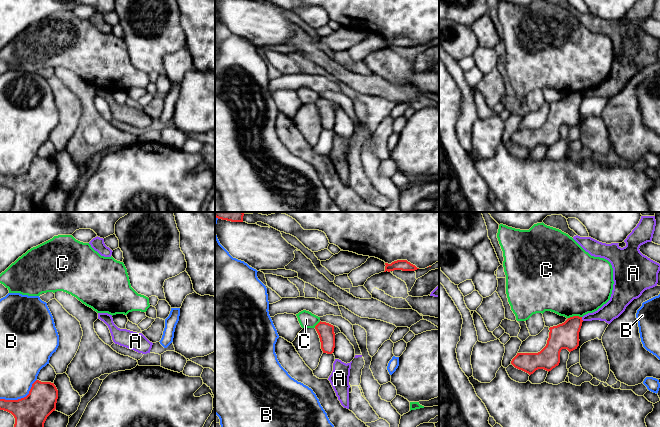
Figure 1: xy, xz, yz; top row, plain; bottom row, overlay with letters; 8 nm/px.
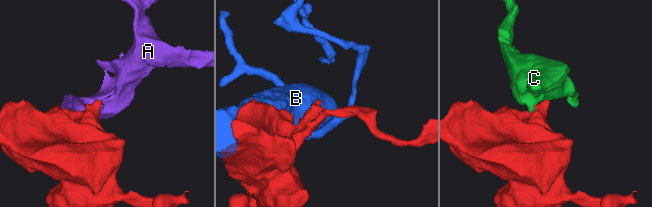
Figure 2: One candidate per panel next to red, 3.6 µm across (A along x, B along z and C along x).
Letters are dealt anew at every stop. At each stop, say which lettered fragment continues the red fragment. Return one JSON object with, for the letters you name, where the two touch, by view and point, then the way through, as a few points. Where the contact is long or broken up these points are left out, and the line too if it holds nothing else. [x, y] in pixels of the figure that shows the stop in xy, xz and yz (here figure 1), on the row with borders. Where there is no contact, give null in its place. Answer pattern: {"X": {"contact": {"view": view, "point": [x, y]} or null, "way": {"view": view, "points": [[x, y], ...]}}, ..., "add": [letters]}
{"add": []}

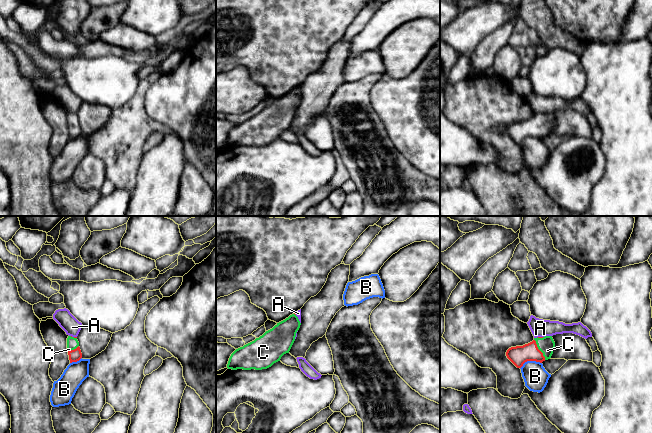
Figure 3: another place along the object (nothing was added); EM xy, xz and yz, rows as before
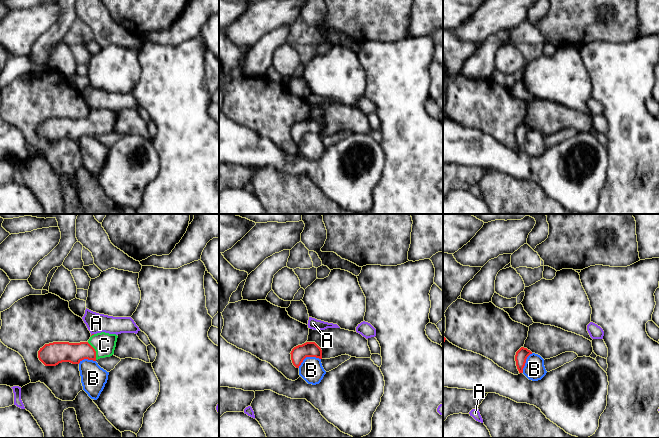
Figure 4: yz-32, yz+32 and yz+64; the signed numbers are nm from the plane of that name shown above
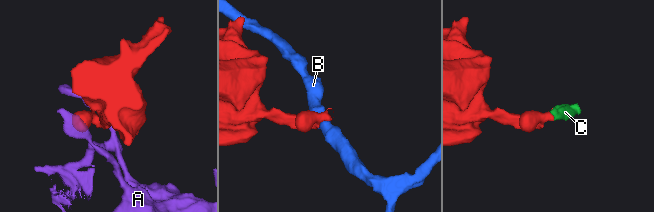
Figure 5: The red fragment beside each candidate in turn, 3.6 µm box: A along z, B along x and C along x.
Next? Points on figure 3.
{"C": {"contact": {"view": "yz", "point": [538, 349]}, "way": {"view": "yz", "points": [[518, 355], [538, 349], [546, 344]]}}, "add": ["C"]}

